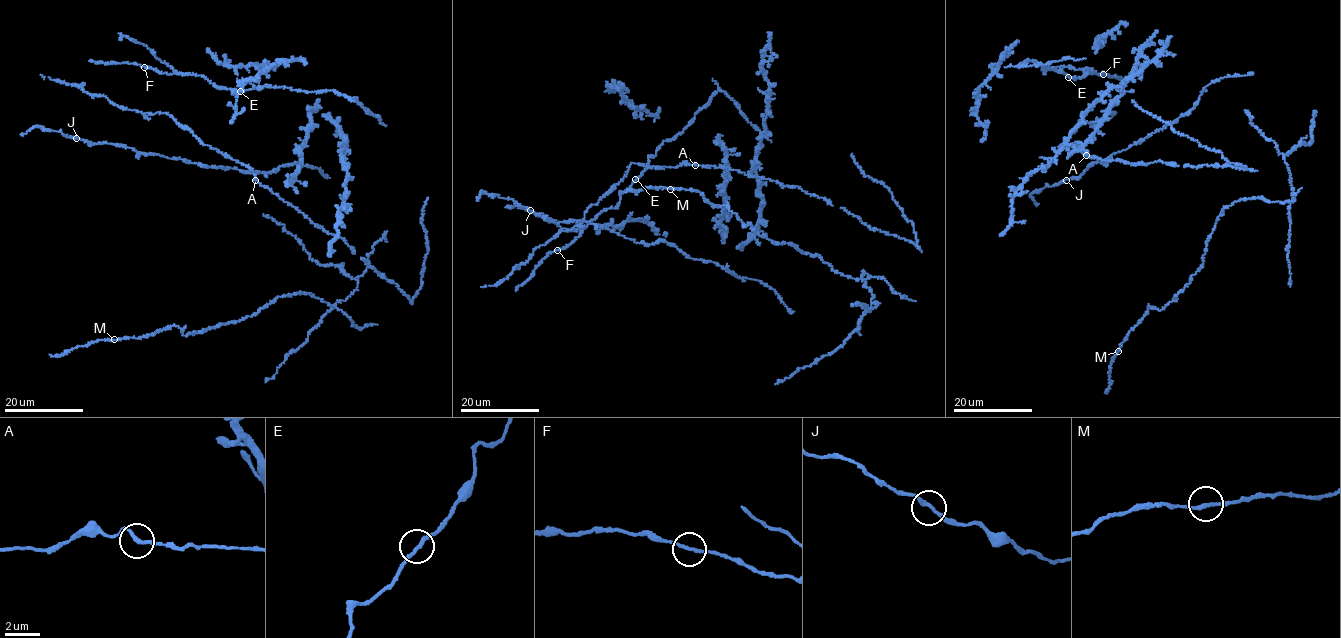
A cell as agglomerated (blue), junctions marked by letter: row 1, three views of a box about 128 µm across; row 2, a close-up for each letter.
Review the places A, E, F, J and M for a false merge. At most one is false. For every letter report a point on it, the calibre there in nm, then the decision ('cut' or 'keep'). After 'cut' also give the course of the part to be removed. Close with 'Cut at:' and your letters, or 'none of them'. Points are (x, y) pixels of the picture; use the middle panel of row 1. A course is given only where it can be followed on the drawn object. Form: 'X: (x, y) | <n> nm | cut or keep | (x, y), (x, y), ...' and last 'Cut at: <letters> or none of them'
A: (695, 165) | 190 nm | keep
E: (635, 179) | 190 nm | keep
F: (557, 250) | 180 nm | keep
J: (530, 210) | 190 nm | keep
M: (670, 189) | 190 nm | keep
Cut at: none of them

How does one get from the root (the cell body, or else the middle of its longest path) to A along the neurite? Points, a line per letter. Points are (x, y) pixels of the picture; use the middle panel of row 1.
A: (727, 168), (695, 165)

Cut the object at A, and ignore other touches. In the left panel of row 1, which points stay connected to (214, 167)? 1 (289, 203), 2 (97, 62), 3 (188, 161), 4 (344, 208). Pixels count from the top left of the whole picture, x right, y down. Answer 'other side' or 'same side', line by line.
1: other side
2: same side
3: same side
4: same side

